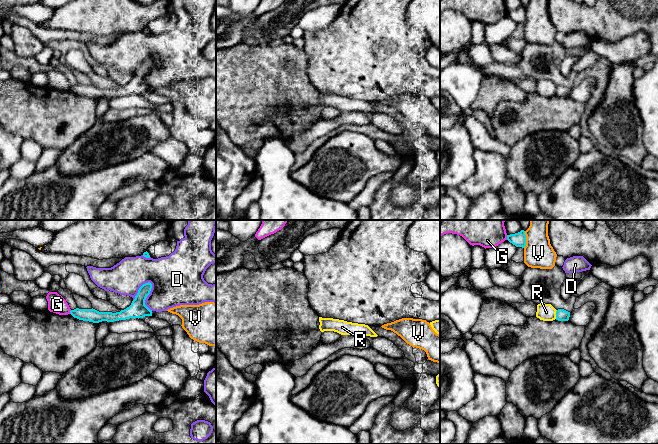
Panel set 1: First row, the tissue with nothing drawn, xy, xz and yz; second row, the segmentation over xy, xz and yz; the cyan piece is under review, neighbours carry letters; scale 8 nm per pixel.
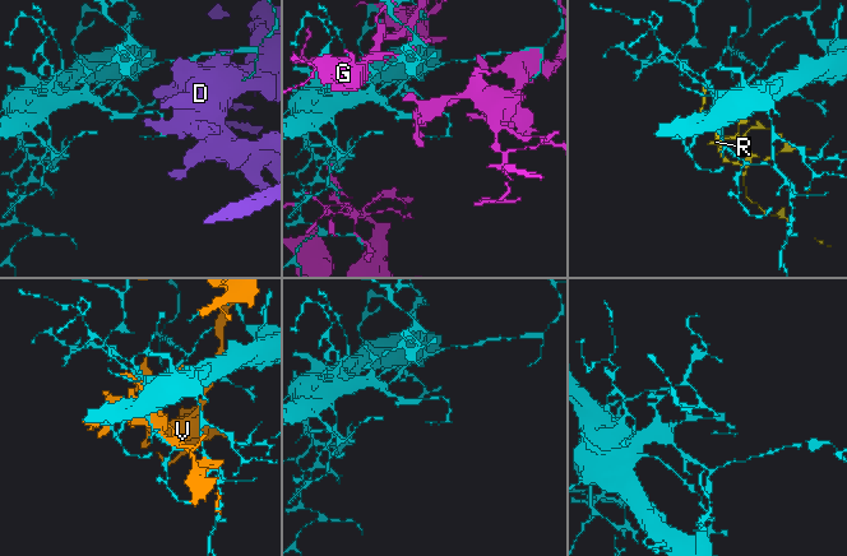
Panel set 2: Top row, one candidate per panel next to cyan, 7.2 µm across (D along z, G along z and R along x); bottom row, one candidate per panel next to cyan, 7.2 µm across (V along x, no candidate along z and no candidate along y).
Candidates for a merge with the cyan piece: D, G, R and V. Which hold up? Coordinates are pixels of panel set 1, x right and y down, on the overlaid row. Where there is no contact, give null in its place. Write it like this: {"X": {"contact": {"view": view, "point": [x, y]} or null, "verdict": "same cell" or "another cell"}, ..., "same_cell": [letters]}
{"D": {"contact": {"view": "xy", "point": [147, 295]}, "verdict": "another cell"}, "G": {"contact": {"view": "yz", "point": [507, 237]}, "verdict": "another cell"}, "R": {"contact": {"view": "yz", "point": [556, 314]}, "verdict": "another cell"}, "V": {"contact": {"view": "yz", "point": [525, 239]}, "verdict": "another cell"}, "same_cell": []}

